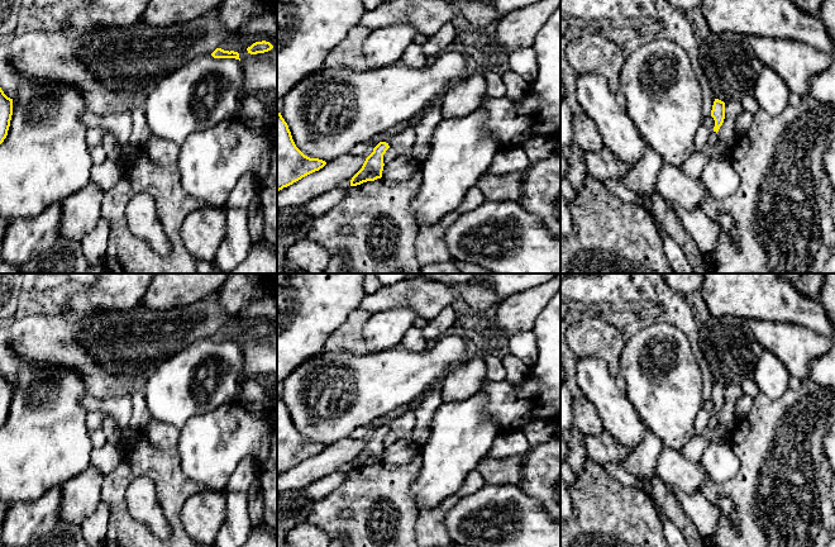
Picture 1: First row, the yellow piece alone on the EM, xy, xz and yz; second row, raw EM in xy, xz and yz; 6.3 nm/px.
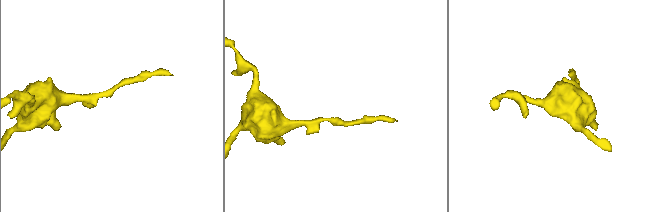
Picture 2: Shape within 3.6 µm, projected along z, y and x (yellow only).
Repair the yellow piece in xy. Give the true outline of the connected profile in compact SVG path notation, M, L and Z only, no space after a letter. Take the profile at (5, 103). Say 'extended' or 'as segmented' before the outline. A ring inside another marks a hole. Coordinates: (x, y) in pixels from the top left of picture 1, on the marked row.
as segmented | M0 87L0 144L8 135L13 115L13 99L8 97Z

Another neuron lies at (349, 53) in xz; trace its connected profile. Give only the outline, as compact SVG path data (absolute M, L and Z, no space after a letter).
M361 25L352 28L347 37L328 54L324 67L344 66L356 71L367 68L363 43L371 30Z

